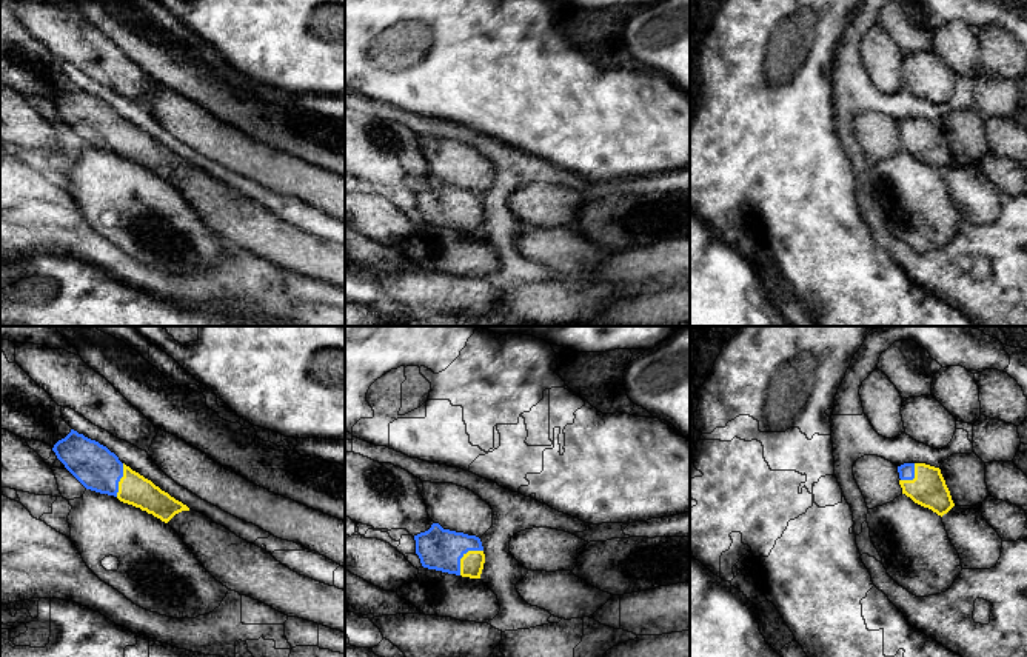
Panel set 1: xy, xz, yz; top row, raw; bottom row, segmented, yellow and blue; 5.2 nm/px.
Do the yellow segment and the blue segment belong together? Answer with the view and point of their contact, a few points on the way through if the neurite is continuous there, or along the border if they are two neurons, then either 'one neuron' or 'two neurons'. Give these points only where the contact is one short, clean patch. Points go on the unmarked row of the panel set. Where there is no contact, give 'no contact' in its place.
meets yellow in xz at (464, 211); runs through xz (471, 219), (464, 211), (438, 203); one neuron

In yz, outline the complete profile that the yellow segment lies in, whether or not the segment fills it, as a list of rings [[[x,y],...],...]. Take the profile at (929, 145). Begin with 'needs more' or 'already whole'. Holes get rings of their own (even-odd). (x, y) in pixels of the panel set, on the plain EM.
needs more; [[[904,118],[898,122],[898,128],[902,149],[915,158],[941,172],[955,162],[939,123],[925,118]]]

